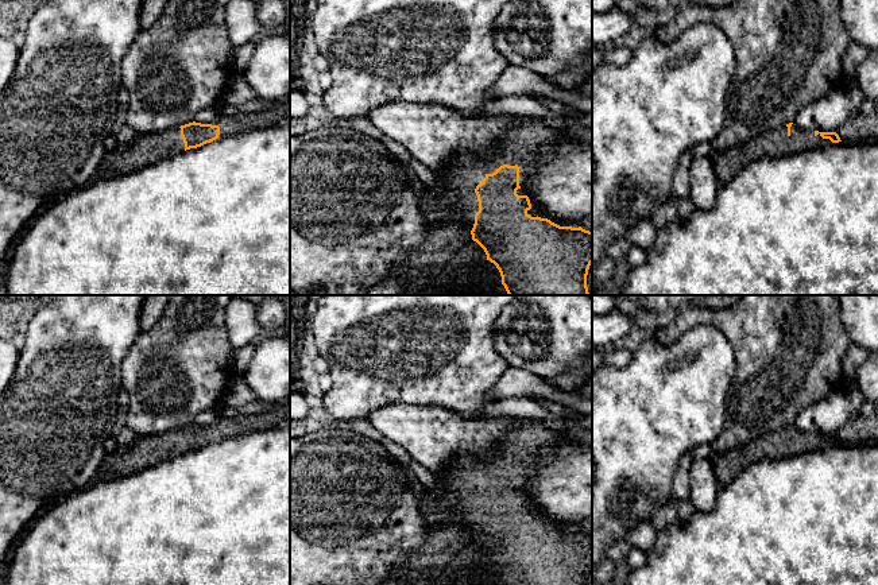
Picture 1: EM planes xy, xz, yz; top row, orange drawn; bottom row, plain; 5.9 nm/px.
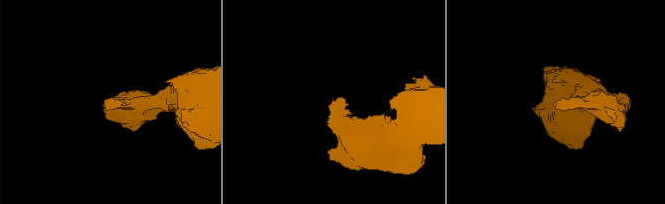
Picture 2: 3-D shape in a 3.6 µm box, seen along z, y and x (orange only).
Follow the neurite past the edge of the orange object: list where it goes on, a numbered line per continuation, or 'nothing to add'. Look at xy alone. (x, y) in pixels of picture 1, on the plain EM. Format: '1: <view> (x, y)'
1: xy (146, 450)

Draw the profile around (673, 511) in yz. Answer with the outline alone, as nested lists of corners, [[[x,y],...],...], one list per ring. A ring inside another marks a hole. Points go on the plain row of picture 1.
[[[670,496],[668,501],[658,505],[650,515],[649,522],[662,530],[673,524],[685,524],[695,515],[695,505],[688,501],[680,501]]]

